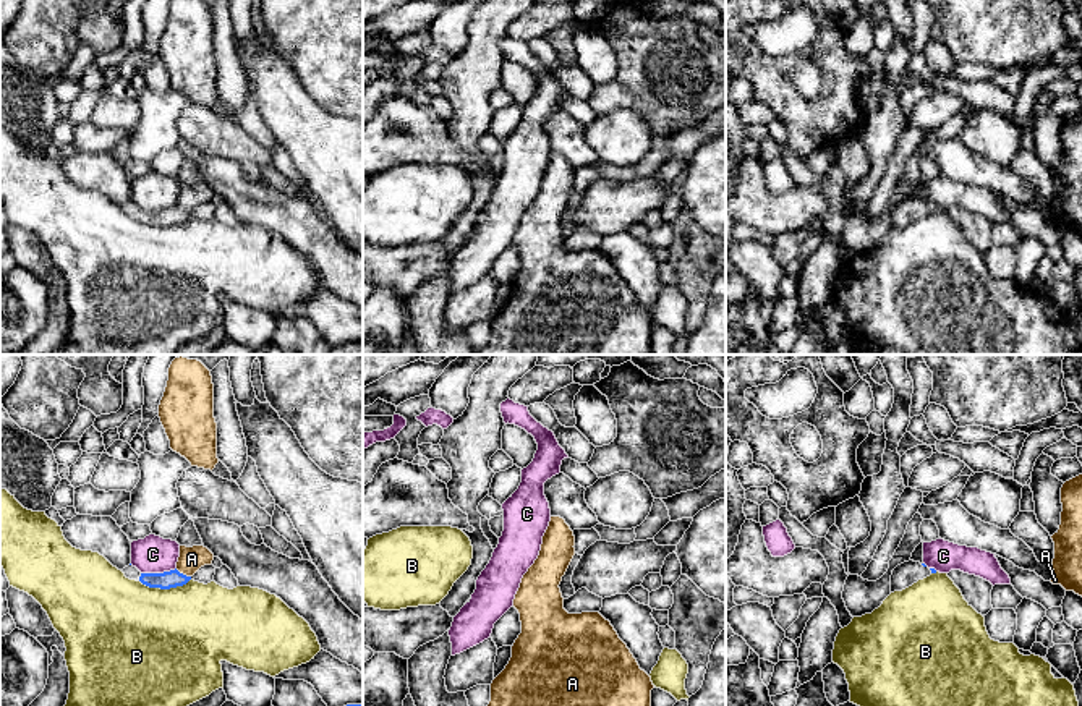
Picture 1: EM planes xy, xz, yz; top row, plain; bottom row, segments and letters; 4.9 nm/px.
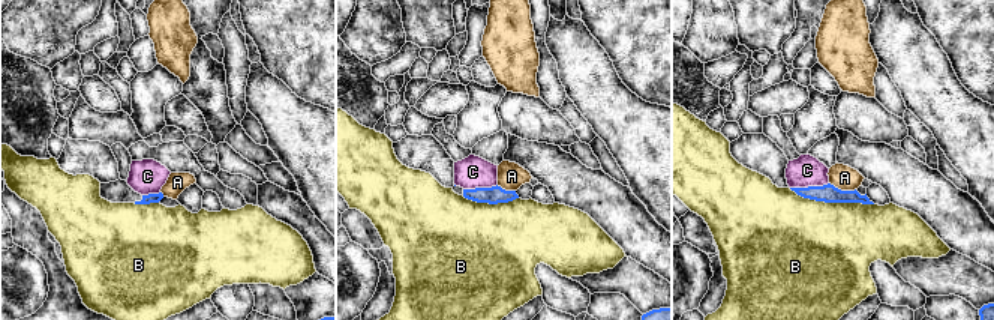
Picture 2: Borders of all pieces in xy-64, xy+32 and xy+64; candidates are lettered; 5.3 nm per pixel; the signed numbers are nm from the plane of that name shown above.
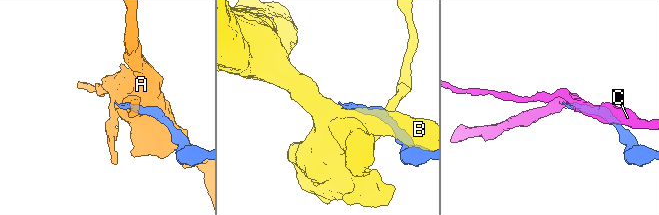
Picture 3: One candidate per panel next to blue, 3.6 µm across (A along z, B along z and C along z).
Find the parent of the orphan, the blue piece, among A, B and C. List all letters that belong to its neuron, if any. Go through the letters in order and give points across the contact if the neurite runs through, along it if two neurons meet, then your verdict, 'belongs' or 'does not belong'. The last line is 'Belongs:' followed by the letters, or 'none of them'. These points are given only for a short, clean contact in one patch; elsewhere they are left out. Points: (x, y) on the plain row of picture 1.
A: border along xy (175, 206), (190, 214); does not belong
B: does not belong
C: border along xy (175, 204), (166, 209), (141, 211); does not belong
Belongs: none of them

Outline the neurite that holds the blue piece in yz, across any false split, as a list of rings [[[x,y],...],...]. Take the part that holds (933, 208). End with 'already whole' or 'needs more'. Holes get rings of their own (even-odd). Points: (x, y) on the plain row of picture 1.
[[[914,198],[904,199],[892,207],[891,230],[902,228],[917,220],[918,217],[930,214],[931,211],[936,211],[936,207],[928,206],[925,201]]]; needs more

